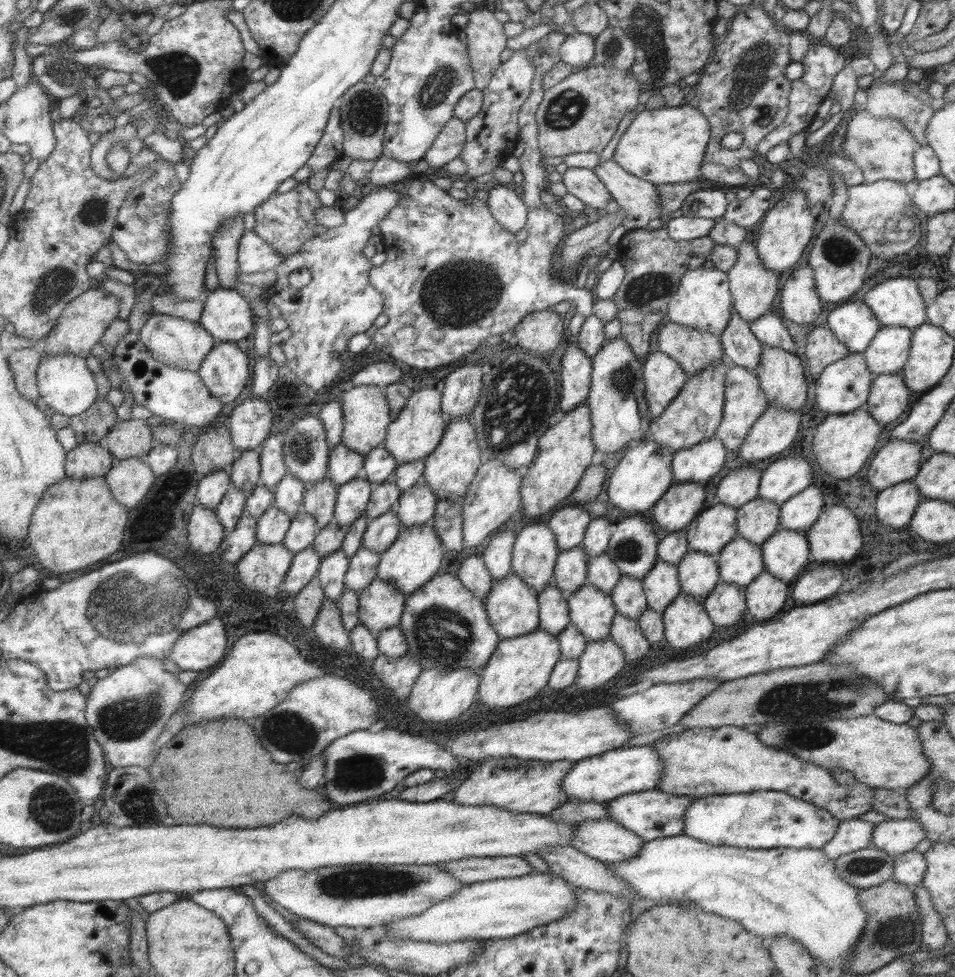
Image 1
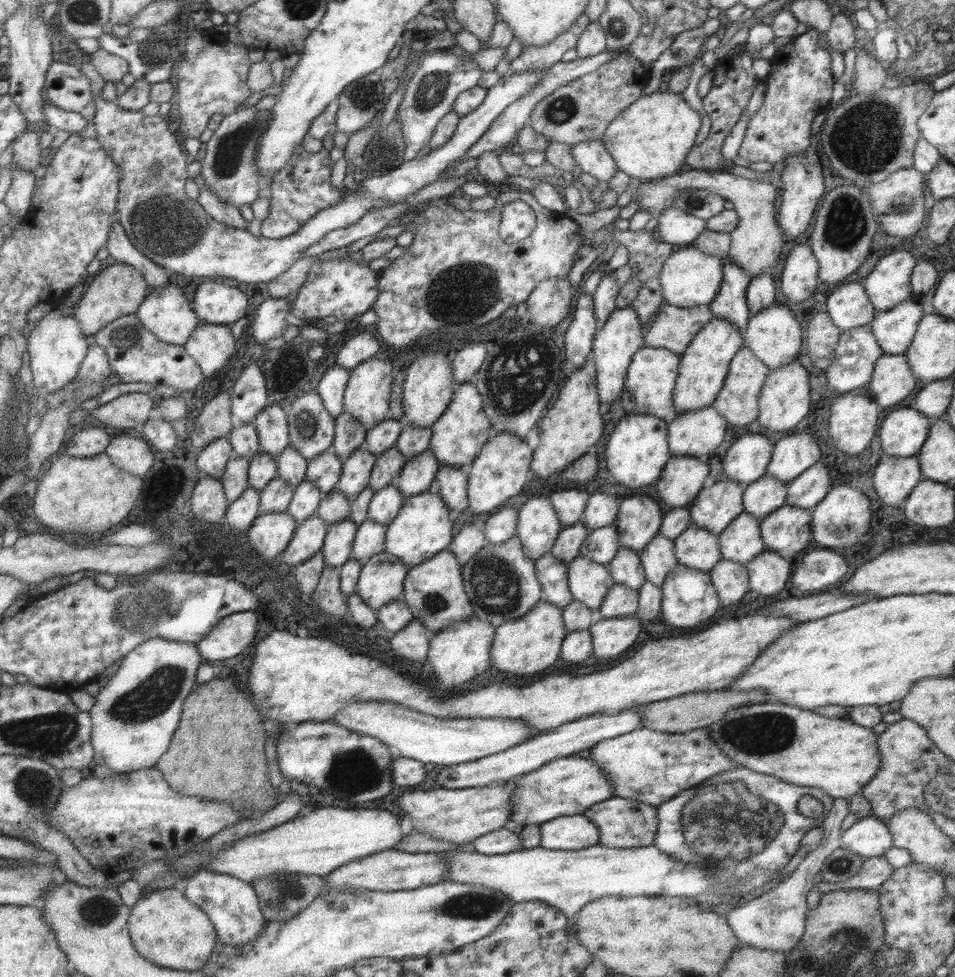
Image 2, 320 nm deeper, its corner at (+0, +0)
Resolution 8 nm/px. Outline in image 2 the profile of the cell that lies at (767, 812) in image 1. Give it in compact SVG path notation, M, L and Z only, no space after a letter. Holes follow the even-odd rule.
M737 766L733 770L714 774L691 788L679 791L656 806L658 821L653 846L665 857L671 857L685 865L695 865L703 869L713 868L717 877L733 879L737 885L741 885L743 878L749 881L751 872L755 869L773 872L785 867L799 848L805 832L820 826L823 822L833 806L833 799L820 788L789 784L771 775L757 774L745 767ZM803 795L812 796L821 802L822 813L817 819L806 819L797 812L797 801Z

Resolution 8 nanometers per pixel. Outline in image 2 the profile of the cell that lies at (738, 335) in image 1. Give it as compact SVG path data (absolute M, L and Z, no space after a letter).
M727 257L722 260L721 272L721 282L717 287L716 295L708 304L708 309L713 316L731 321L743 332L752 314L746 303L748 272Z

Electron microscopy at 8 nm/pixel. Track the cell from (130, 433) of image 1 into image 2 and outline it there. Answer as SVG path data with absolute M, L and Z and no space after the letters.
M152 393L121 394L113 398L111 402L91 410L89 414L91 419L109 424L123 433L124 430L134 428L137 424L143 424L144 420L147 420L149 410L153 408L152 397Z

